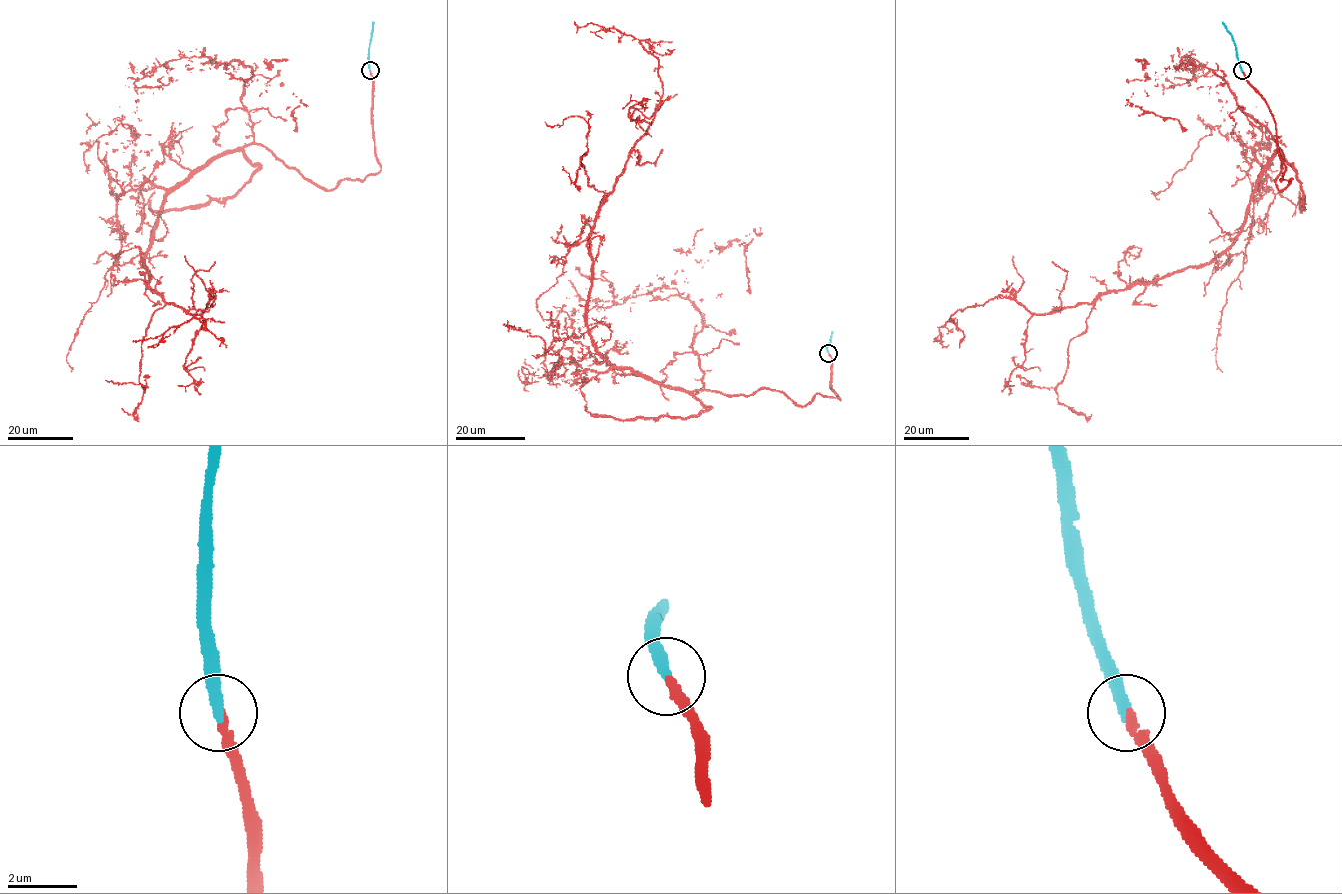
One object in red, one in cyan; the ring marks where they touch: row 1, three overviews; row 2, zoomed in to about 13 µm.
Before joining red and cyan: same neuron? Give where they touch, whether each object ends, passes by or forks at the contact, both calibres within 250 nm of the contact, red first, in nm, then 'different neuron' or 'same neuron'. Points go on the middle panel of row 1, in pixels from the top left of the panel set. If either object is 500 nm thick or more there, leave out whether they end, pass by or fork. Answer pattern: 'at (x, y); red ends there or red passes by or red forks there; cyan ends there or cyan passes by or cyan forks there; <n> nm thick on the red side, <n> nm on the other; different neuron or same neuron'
at (828, 353); red ends there; cyan ends there; 260 nm thick on the red side, 320 nm on the other; same neuron

